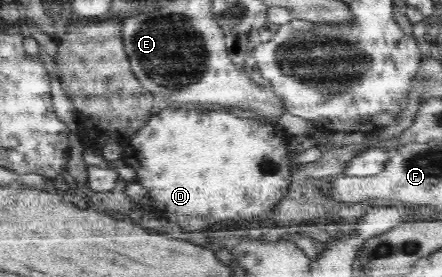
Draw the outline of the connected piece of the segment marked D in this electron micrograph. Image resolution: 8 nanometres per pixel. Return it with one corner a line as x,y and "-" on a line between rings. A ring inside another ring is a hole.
163,104
159,113
151,116
144,126
125,139
122,160
136,171
136,178
150,195
152,209
167,220
176,223
184,232
206,230
214,222
241,220
246,222
260,217
265,230
276,226
273,208
286,194
295,165
288,158
292,135
276,125
242,119
222,108
207,110
174,110

